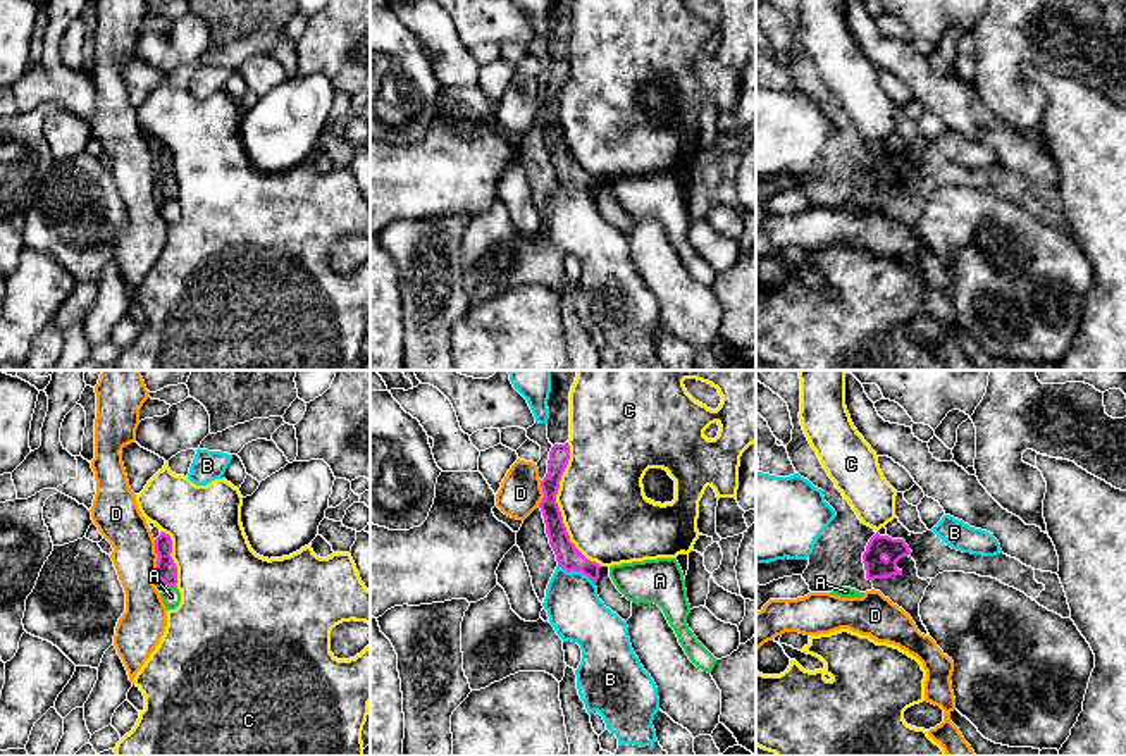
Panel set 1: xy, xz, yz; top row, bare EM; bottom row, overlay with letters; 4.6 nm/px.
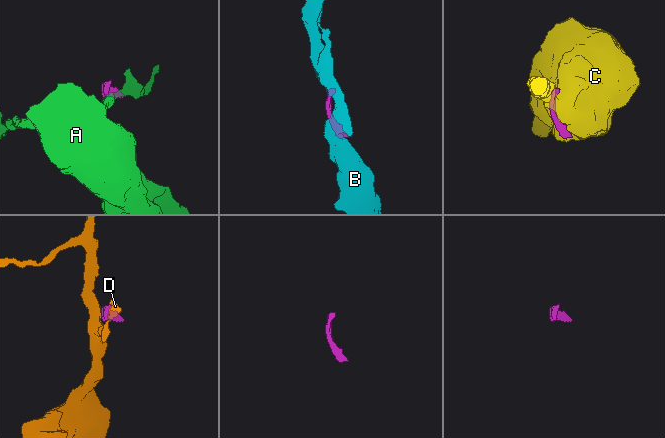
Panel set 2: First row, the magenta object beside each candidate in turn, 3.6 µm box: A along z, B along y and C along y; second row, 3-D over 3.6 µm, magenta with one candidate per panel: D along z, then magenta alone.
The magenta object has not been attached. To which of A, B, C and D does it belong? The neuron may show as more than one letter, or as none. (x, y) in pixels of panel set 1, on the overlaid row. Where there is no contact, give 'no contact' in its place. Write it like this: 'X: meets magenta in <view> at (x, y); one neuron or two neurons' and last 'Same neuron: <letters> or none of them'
A: meets magenta in xy at (171, 584); two neurons
B: meets magenta in xz at (577, 570); two neurons
C: meets magenta in xz at (558, 508); two neurons
D: meets magenta in xy at (159, 558); two neurons
Same neuron: none of them

